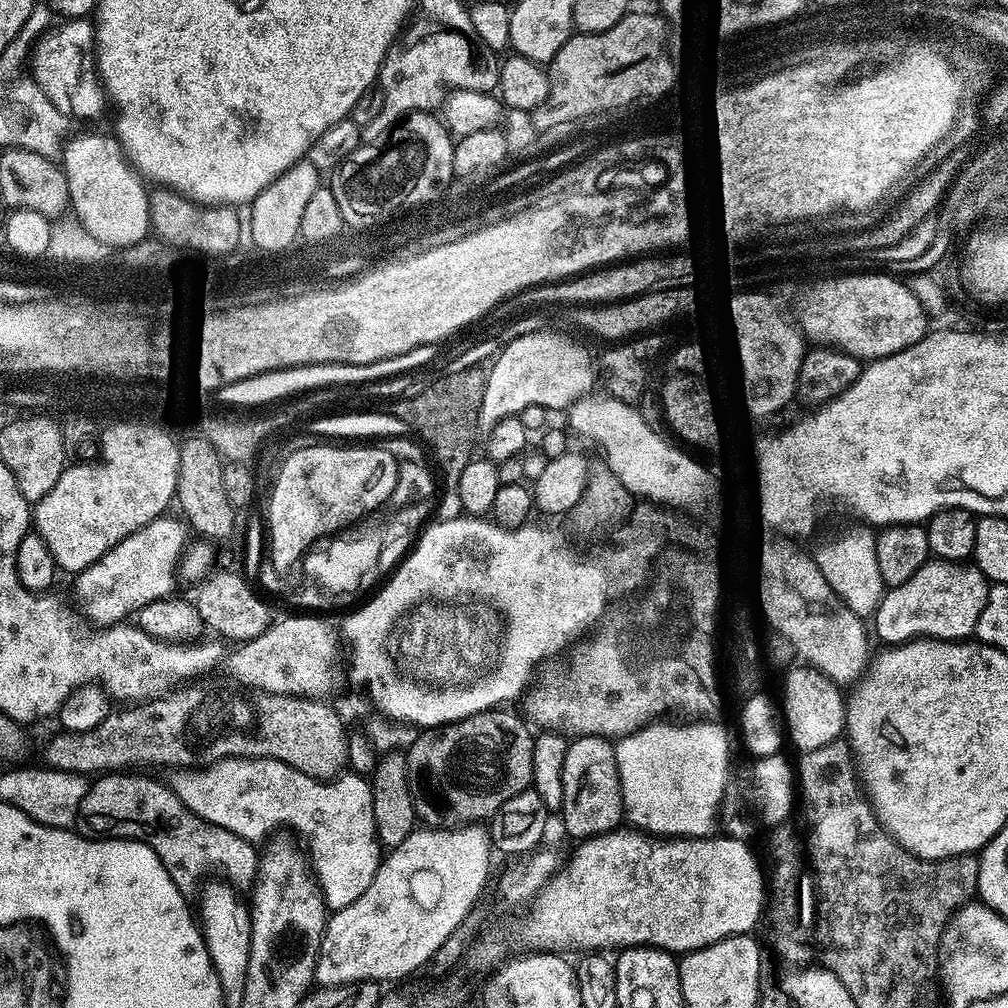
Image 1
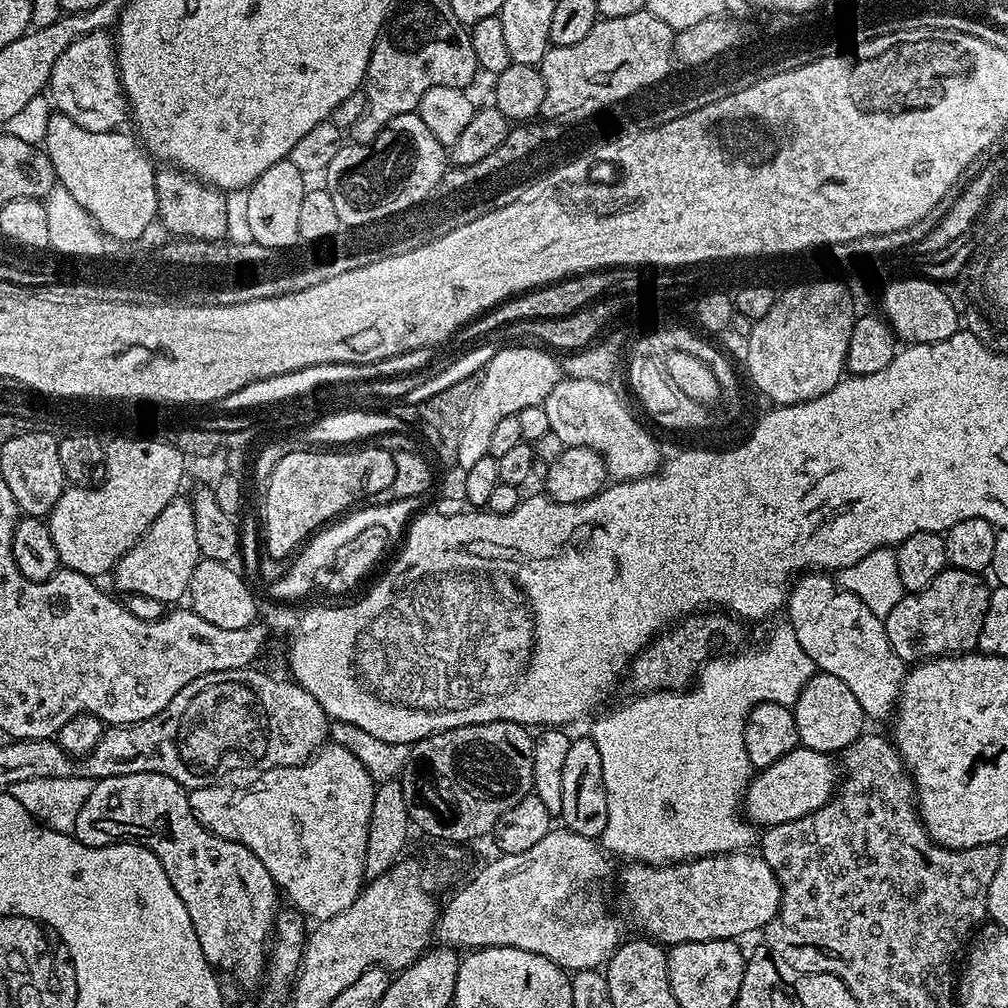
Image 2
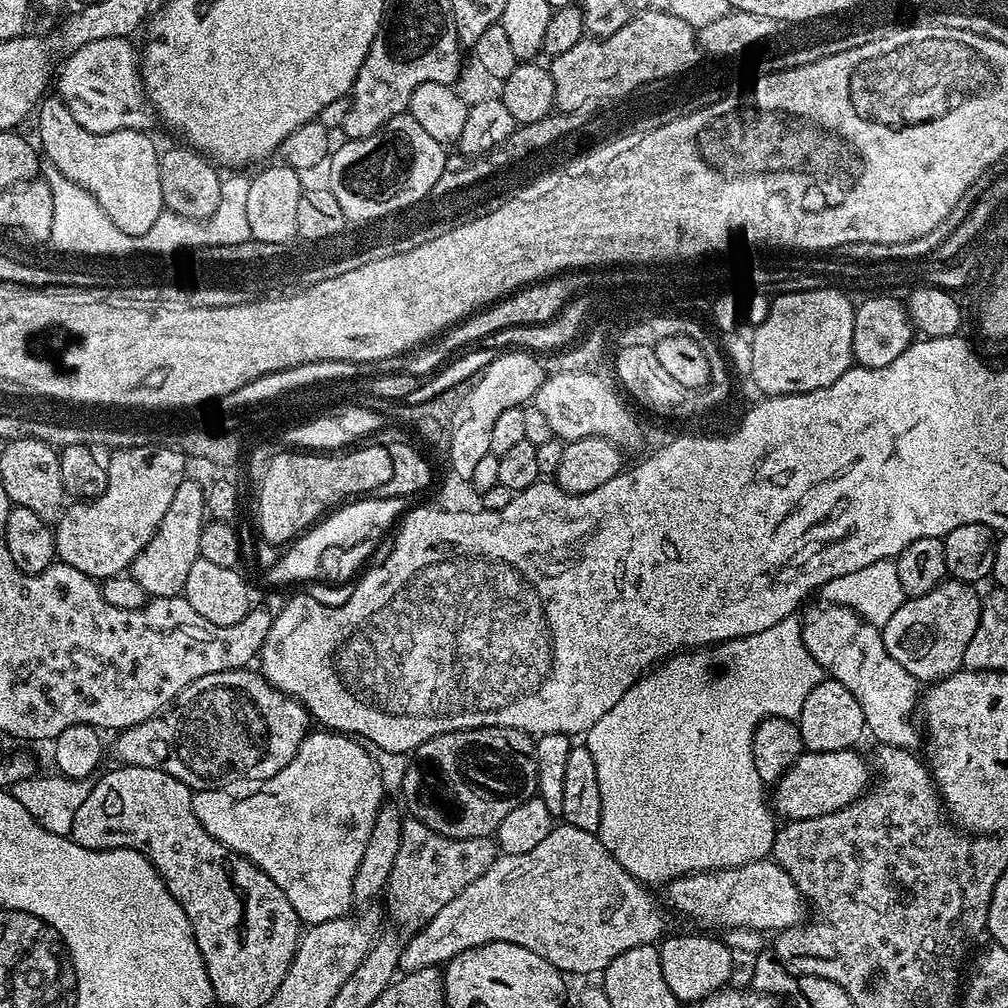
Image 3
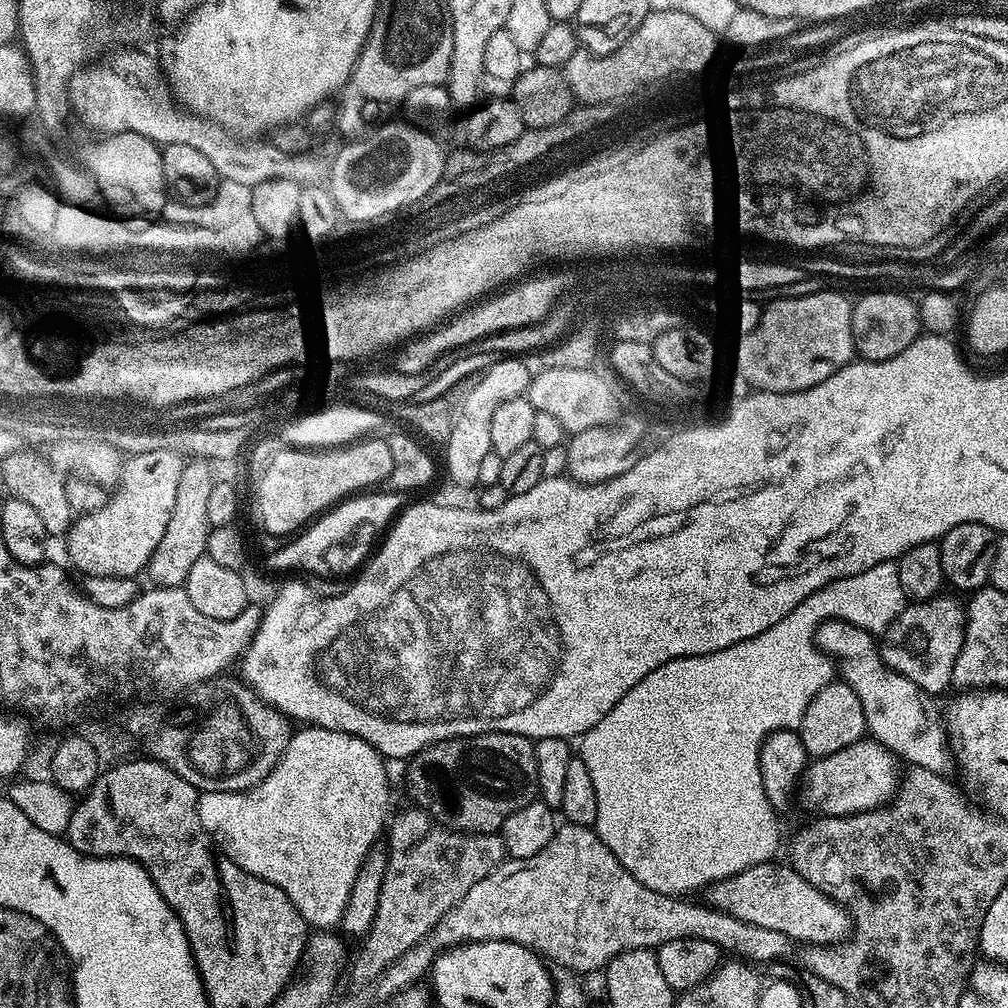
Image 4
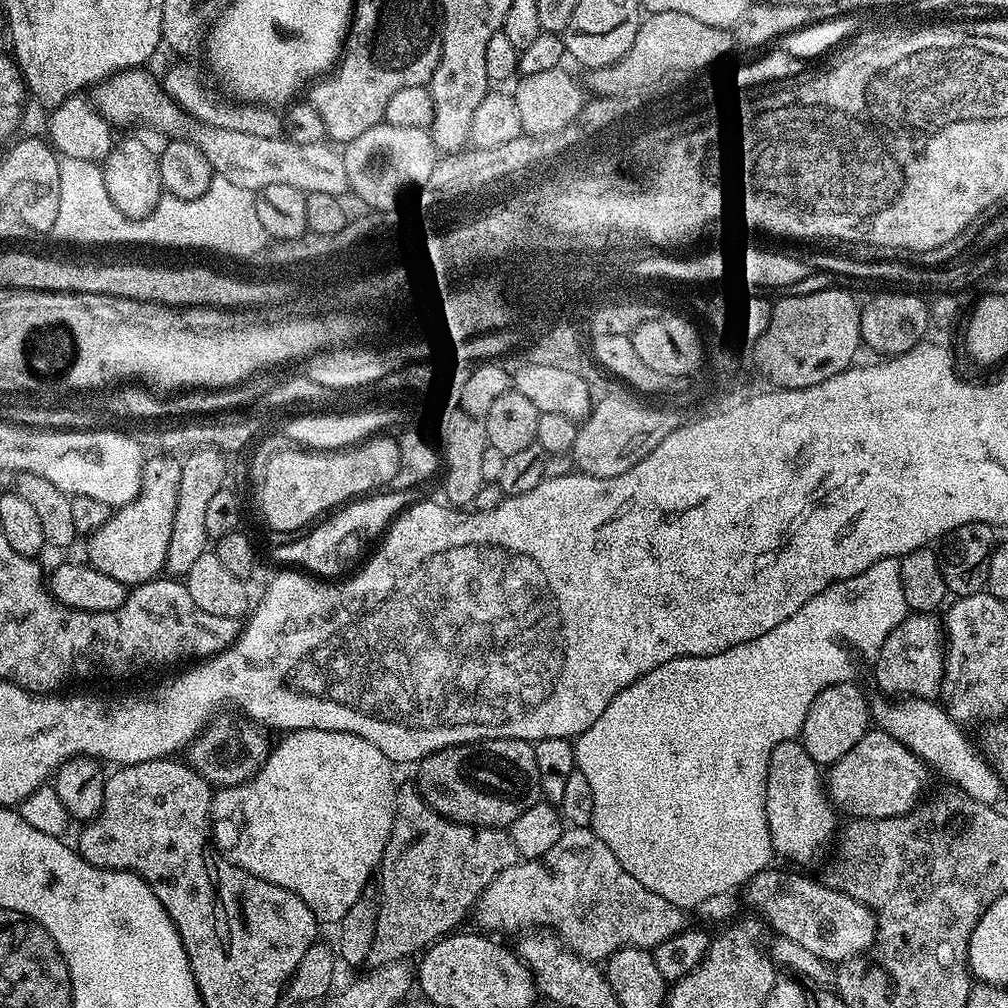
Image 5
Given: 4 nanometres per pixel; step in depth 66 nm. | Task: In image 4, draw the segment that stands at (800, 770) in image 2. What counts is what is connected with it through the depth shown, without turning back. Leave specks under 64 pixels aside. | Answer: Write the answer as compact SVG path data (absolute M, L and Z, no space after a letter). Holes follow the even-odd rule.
M861 738L850 746L838 750L829 756L817 756L804 769L804 775L798 785L799 799L804 799L821 817L853 816L859 812L869 812L890 804L896 795L902 779L902 764L897 756L871 738Z

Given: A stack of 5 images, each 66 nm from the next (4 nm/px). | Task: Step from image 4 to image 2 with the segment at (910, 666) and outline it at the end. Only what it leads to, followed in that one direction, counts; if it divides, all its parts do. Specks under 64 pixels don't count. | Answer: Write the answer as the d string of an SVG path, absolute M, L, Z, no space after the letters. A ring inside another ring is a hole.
M949 566L922 591L902 597L884 620L888 643L896 651L896 657L905 662L923 662L938 656L973 651L988 609L990 588L984 585L984 579L975 572Z

